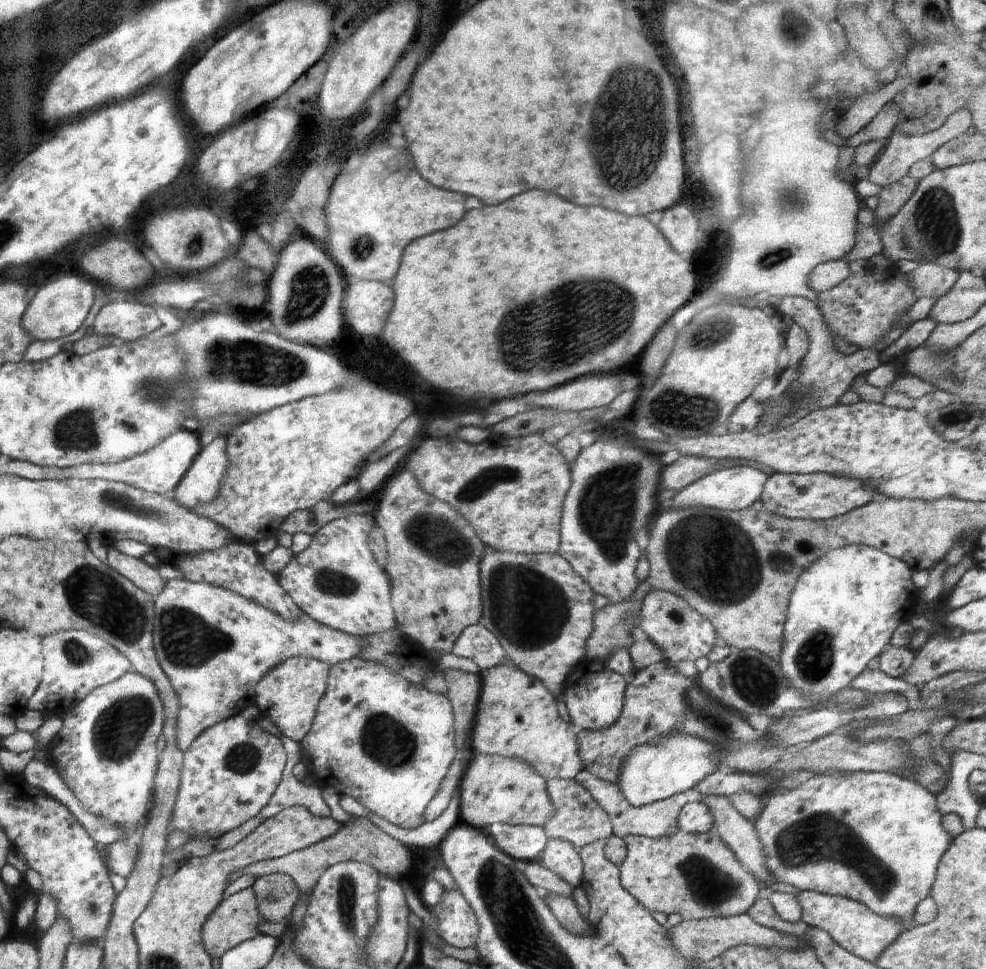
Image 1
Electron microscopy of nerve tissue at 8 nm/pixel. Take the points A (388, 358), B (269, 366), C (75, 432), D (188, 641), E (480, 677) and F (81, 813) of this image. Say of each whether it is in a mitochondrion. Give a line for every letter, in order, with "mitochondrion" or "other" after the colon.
A: other
B: mitochondrion
C: mitochondrion
D: mitochondrion
E: other
F: other

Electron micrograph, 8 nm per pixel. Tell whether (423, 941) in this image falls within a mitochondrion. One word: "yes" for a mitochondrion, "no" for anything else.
no

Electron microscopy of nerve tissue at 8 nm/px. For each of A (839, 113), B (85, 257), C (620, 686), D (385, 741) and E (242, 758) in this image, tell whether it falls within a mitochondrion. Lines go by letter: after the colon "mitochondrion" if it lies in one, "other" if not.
A: other
B: other
C: other
D: mitochondrion
E: mitochondrion

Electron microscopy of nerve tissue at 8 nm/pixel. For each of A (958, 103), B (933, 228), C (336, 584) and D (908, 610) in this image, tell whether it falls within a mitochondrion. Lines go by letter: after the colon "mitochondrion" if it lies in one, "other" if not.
A: other
B: mitochondrion
C: mitochondrion
D: other

